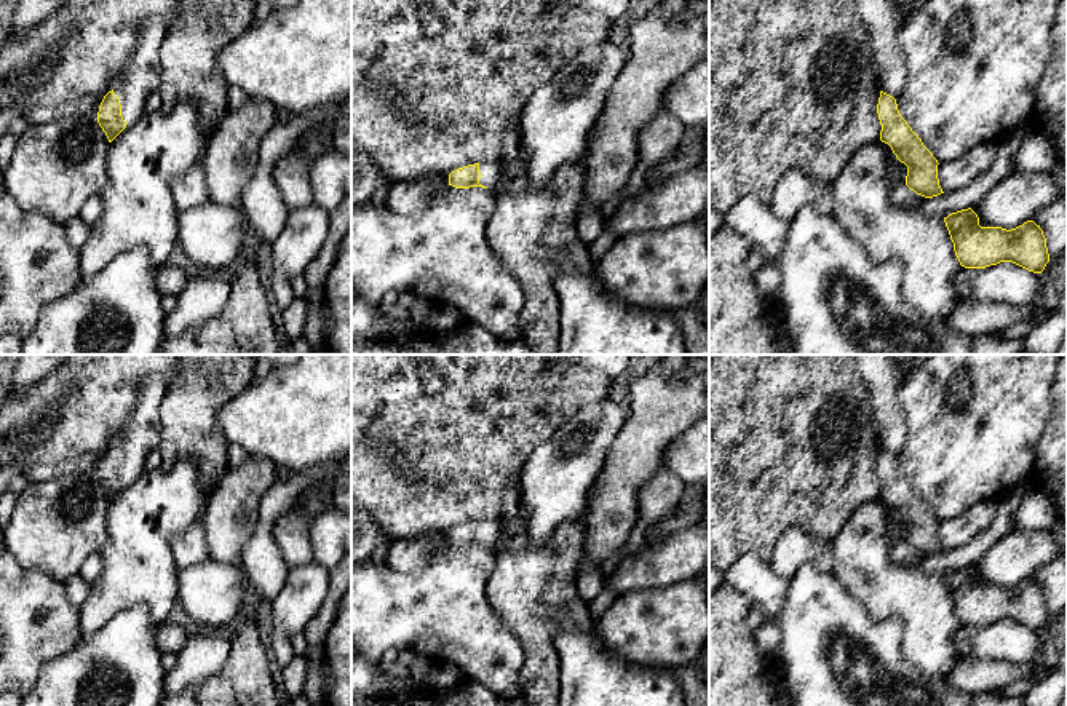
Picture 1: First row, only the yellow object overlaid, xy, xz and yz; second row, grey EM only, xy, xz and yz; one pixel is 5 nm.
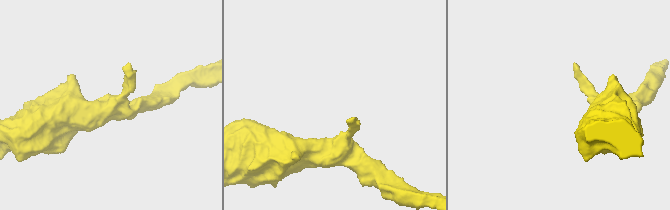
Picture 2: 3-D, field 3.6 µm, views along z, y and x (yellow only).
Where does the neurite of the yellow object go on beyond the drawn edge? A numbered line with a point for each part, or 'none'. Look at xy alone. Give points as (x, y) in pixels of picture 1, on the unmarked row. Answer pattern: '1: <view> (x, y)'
1: xy (141, 433)

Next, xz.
1: xz (489, 531)

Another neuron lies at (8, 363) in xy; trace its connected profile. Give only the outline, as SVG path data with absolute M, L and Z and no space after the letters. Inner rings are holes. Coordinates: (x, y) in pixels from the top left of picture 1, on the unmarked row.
M0 355L0 403L10 395L21 355Z

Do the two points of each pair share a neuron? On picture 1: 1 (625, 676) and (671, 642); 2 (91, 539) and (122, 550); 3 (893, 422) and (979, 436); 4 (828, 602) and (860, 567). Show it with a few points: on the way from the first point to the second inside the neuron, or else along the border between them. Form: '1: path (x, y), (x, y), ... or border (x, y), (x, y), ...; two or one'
1: border (607, 647), (634, 663), (662, 665), (666, 668); two
2: border (107, 507), (106, 543), (99, 551); two
3: border (900, 387), (904, 446), (895, 456); two
4: border (829, 572), (868, 614); two

